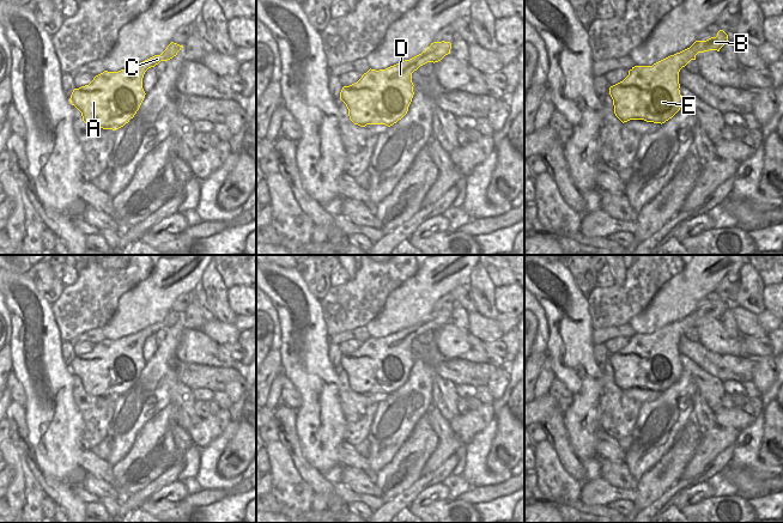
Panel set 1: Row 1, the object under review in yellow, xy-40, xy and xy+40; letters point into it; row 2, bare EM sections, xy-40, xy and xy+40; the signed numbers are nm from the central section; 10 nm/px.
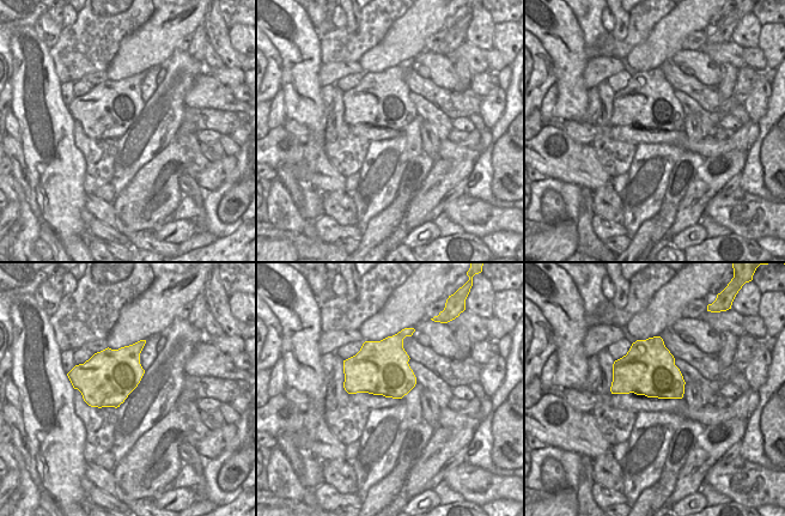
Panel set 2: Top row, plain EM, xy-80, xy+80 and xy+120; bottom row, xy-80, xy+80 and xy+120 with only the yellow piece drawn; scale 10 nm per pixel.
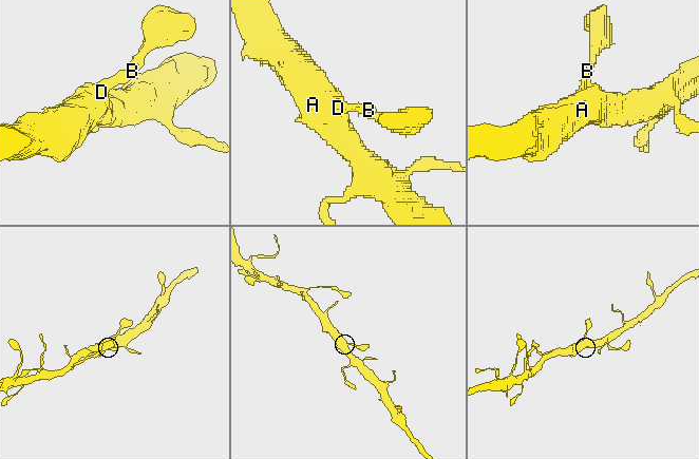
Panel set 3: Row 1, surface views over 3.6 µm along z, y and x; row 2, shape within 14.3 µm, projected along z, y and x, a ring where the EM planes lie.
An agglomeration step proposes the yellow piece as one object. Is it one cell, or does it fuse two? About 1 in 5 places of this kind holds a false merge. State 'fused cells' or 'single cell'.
single cell

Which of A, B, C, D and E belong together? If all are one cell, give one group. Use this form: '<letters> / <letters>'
A B C D E

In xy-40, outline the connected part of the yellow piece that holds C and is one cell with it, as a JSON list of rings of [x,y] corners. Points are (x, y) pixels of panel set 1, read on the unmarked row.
[[[171,310],[160,323],[119,340],[104,339],[89,353],[74,357],[69,366],[71,372],[81,381],[83,389],[90,396],[116,399],[123,395],[134,385],[145,366],[145,340],[160,329],[176,324],[182,315]]]

